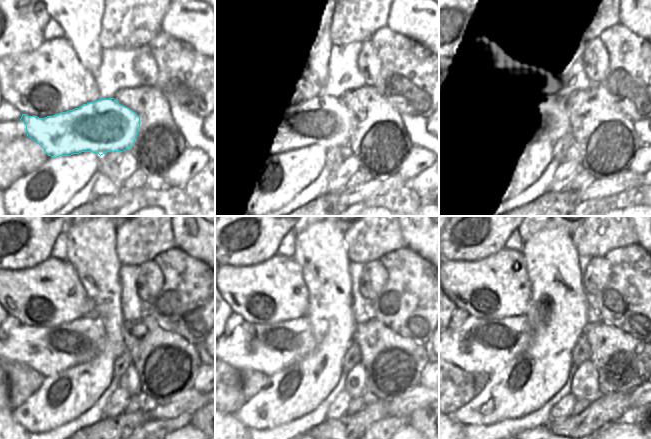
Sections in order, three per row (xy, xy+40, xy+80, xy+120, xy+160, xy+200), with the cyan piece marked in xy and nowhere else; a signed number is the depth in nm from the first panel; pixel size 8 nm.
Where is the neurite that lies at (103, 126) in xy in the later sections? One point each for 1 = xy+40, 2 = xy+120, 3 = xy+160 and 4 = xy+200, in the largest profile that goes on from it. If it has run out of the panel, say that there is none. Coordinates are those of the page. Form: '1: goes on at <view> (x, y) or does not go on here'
1: goes on at xy+40 (326, 121)
2: goes on at xy+120 (49, 351)
3: goes on at xy+160 (267, 348)
4: goes on at xy+200 (478, 346)

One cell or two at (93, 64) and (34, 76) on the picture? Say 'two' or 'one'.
two

